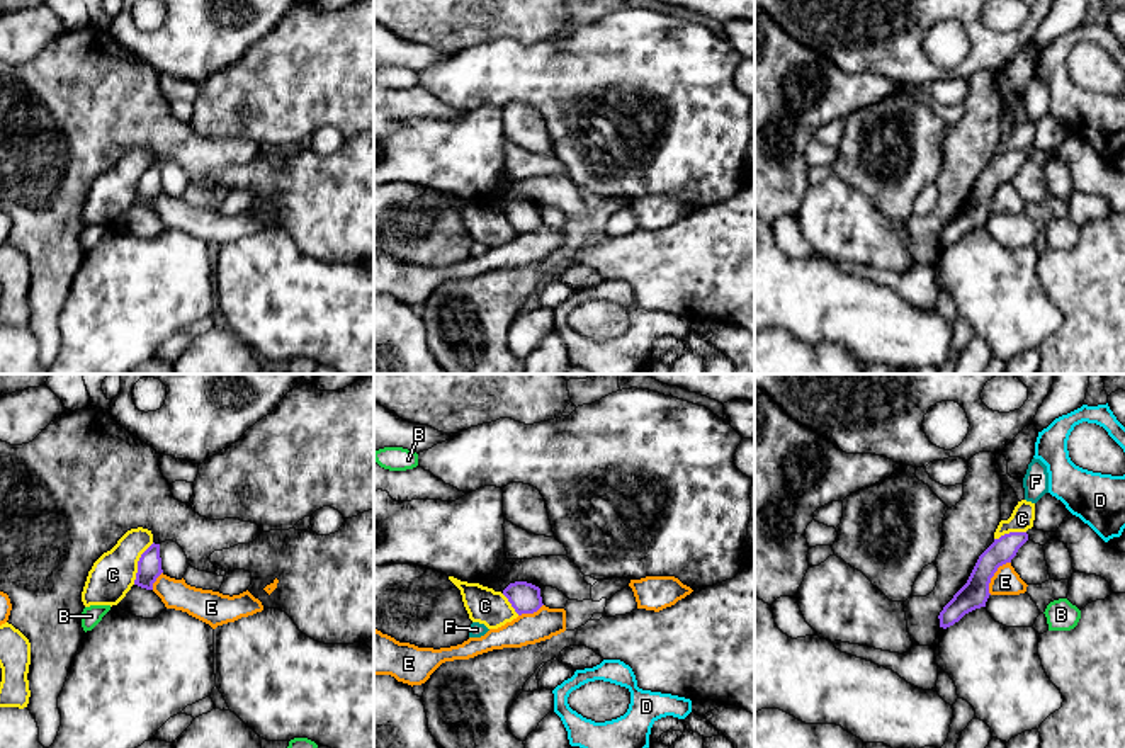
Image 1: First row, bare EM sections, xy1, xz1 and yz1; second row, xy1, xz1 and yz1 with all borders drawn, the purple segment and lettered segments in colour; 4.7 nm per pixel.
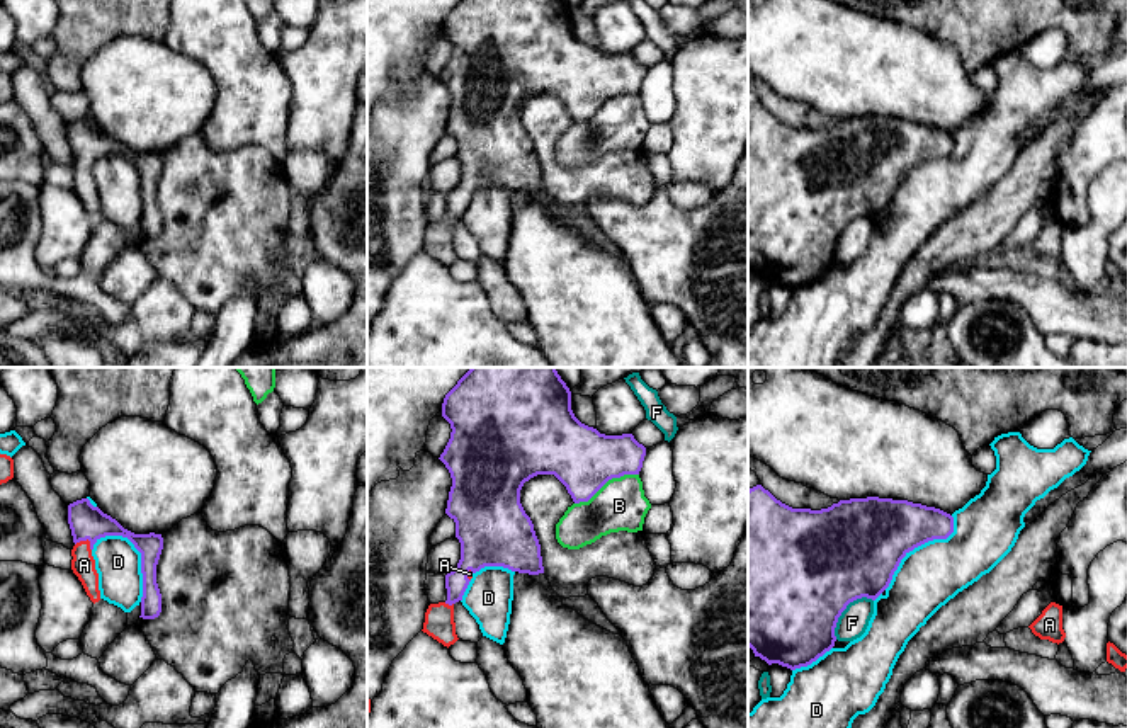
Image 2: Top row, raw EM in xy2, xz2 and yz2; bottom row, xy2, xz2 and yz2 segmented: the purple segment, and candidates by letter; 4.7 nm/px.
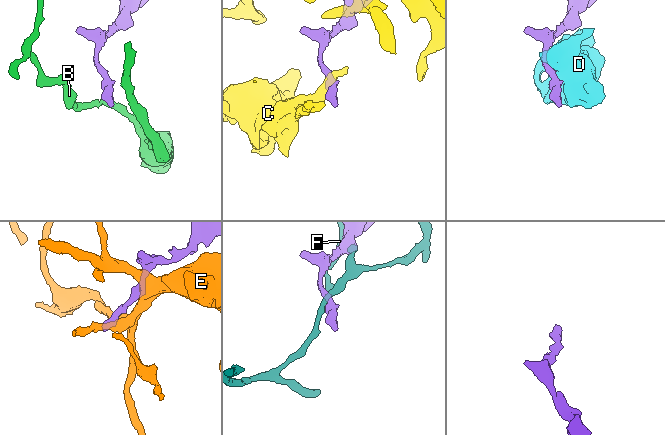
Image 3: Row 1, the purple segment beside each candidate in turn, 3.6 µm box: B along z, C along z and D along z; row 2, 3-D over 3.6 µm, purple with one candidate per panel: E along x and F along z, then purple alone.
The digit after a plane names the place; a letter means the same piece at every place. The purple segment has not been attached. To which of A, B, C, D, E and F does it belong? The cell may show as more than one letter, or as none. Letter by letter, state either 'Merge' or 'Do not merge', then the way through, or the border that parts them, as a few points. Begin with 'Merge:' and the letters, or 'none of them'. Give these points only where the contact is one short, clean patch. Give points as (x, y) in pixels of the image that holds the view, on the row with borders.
Merge: A
A: Merge. Path across: xy2 (85, 521), (87, 538), (84, 565)
B: Do not merge
C: Do not merge. Boundary: xy1 (153, 543), (141, 555), (133, 583)
D: Do not merge
E: Do not merge. Boundary: yz1 (1010, 561), (1003, 563), (991, 578), (989, 594)
F: Do not merge

